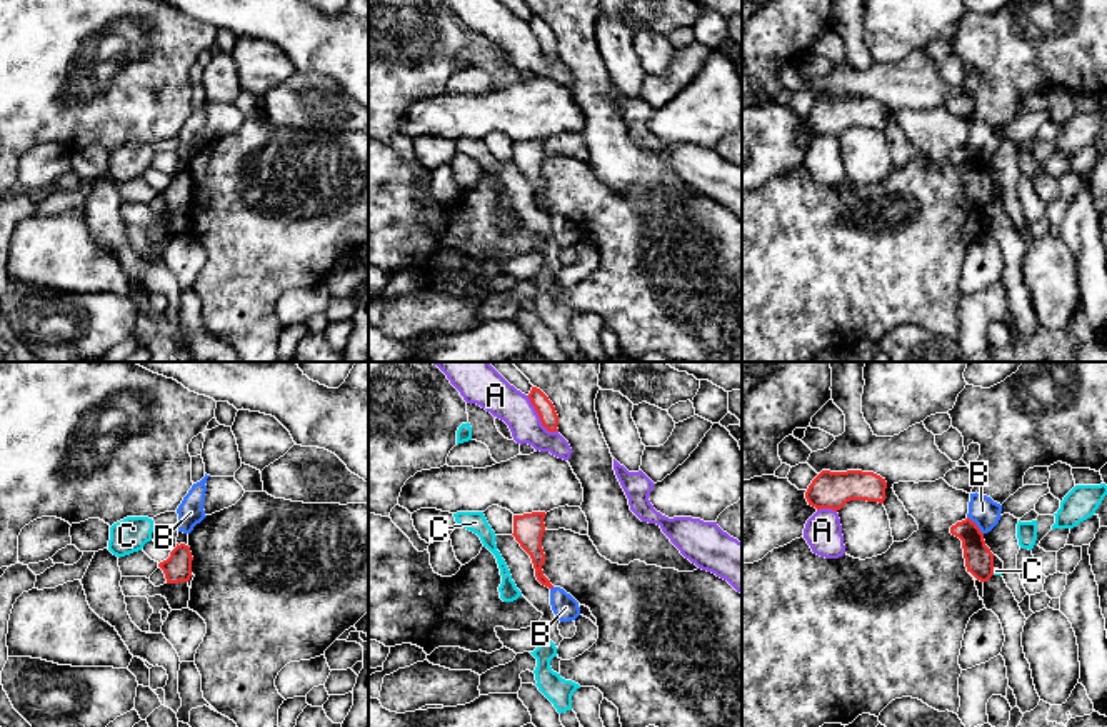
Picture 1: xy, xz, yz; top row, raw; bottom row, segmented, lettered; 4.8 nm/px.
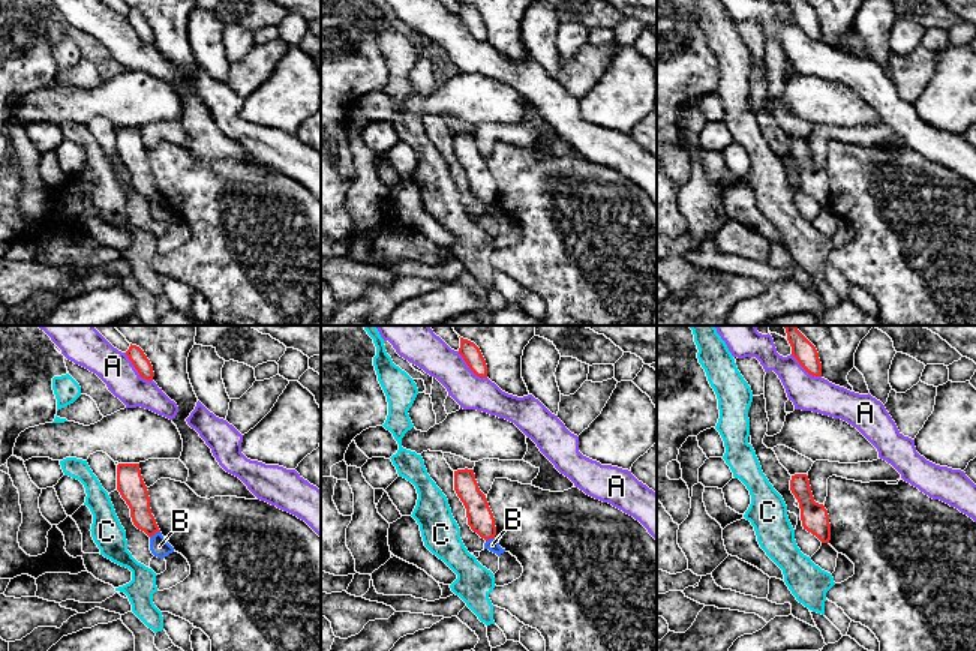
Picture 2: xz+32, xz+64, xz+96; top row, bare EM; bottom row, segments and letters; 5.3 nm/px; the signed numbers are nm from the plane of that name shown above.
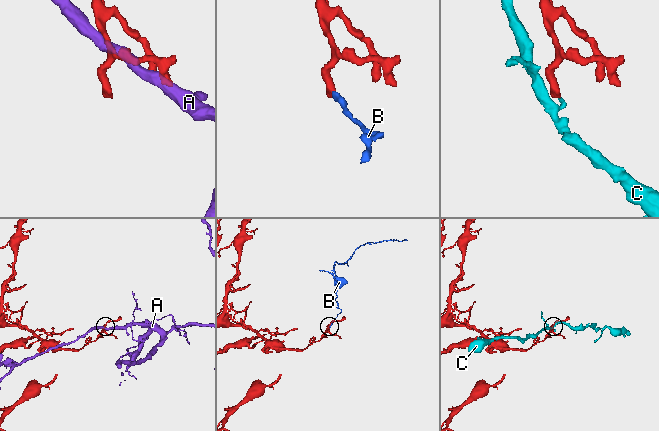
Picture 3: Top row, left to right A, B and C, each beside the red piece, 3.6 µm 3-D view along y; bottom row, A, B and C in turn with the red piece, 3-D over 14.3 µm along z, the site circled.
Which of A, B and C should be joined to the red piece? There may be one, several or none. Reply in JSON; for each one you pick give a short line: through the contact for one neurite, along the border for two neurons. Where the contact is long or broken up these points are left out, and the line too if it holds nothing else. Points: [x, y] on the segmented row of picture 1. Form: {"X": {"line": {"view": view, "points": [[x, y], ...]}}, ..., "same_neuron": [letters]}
{"same_neuron": []}

